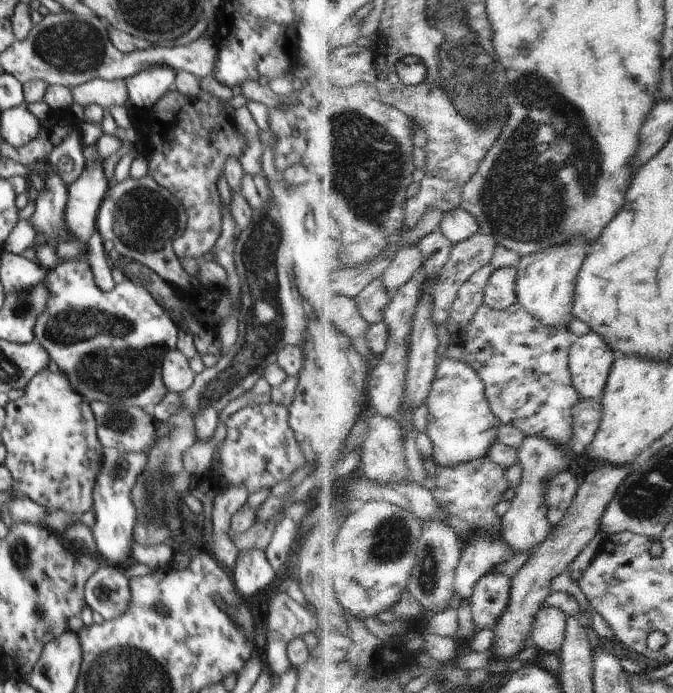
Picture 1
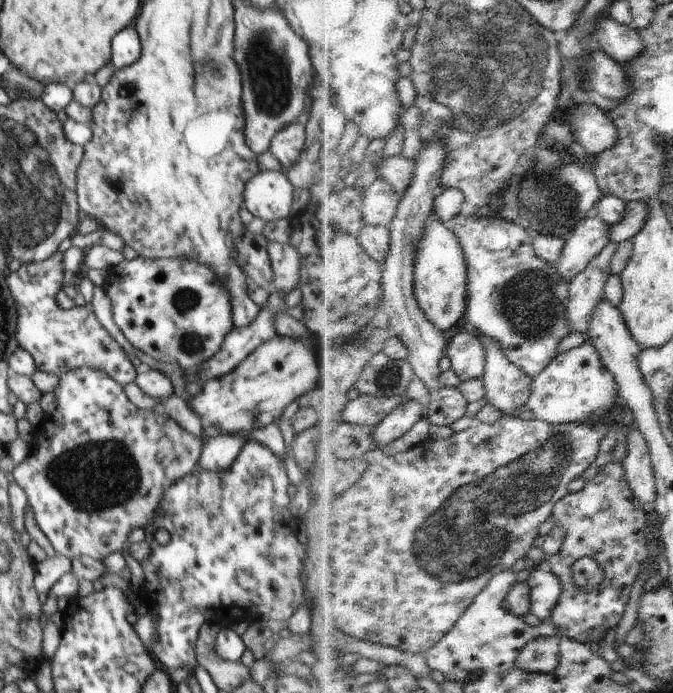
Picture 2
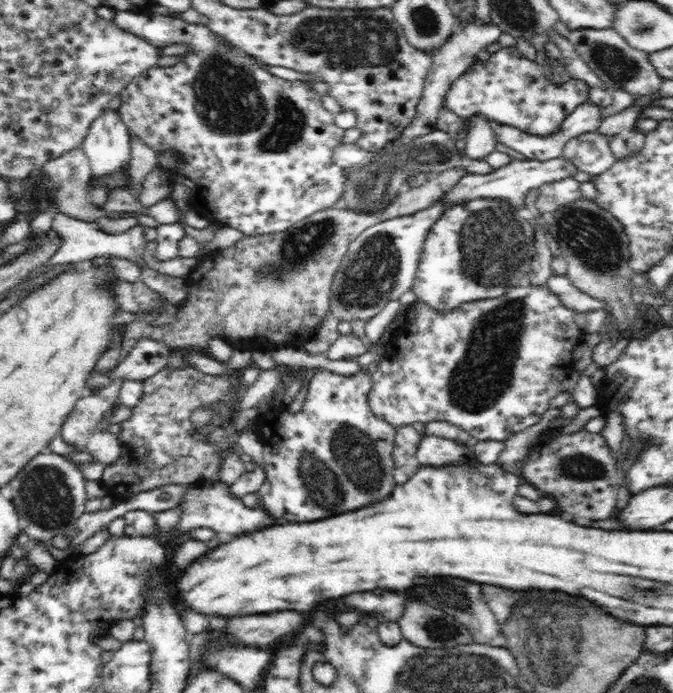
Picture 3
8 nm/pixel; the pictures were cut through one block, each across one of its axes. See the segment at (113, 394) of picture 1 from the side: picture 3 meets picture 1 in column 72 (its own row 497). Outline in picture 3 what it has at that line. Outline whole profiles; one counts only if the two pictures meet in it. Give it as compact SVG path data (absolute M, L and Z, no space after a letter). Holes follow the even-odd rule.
M366 368L353 375L342 375L322 370L316 371L308 385L308 392L302 405L302 410L291 414L287 411L287 406L282 404L278 408L270 408L270 410L262 413L257 418L253 429L255 429L255 433L263 446L263 467L267 475L264 485L258 490L258 494L261 498L262 508L272 515L280 525L315 522L324 518L333 518L340 514L362 509L364 506L372 504L372 502L380 502L380 500L384 500L384 498L388 498L390 494L393 494L396 485L393 478L392 450L394 450L394 434L396 434L396 429L391 424L388 424L388 422L376 418L376 415L370 410L367 396L372 385L371 372Z

